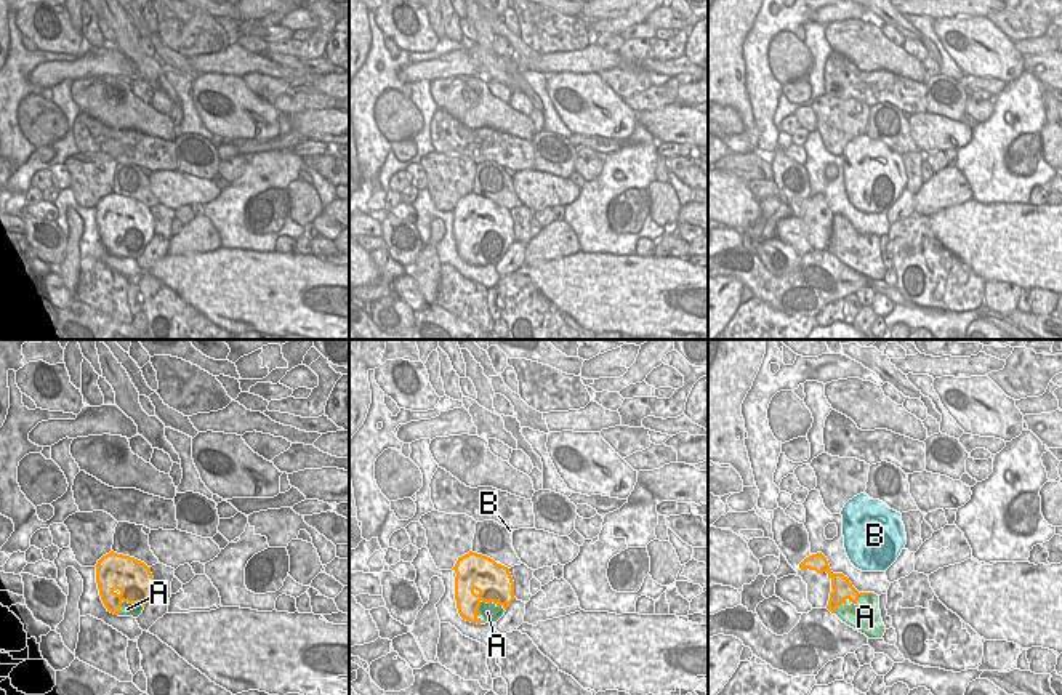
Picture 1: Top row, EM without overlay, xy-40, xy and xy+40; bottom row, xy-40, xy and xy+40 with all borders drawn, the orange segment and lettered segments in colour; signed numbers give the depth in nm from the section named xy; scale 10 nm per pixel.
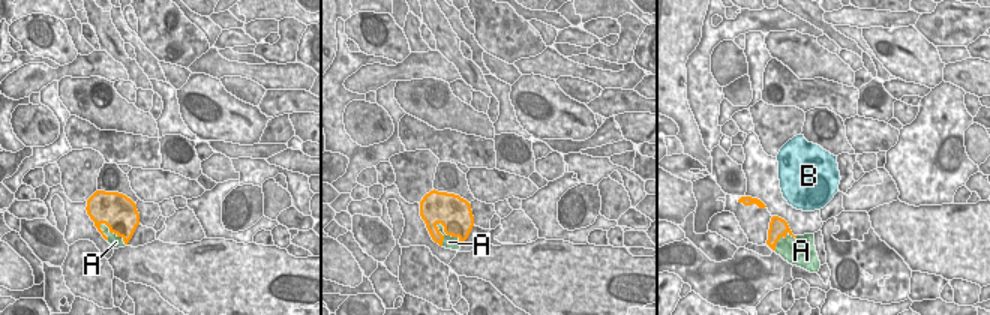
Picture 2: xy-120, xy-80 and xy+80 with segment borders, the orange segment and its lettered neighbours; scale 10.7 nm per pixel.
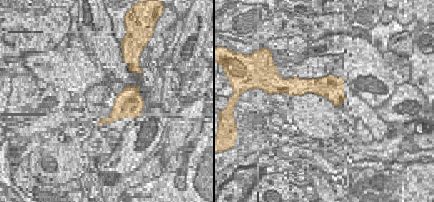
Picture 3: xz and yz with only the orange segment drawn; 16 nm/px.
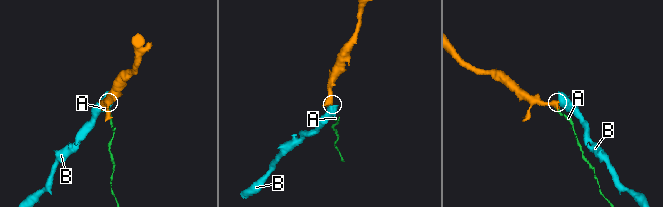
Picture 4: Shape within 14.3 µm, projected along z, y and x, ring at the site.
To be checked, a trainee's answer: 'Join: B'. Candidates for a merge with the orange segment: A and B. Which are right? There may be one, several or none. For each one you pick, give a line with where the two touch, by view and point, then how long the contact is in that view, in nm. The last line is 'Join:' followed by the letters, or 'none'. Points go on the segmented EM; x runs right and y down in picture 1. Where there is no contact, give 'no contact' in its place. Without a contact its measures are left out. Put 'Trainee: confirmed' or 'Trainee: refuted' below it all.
B: contact xy (495, 562); length 50 nm
Join: B
Trainee: confirmed

